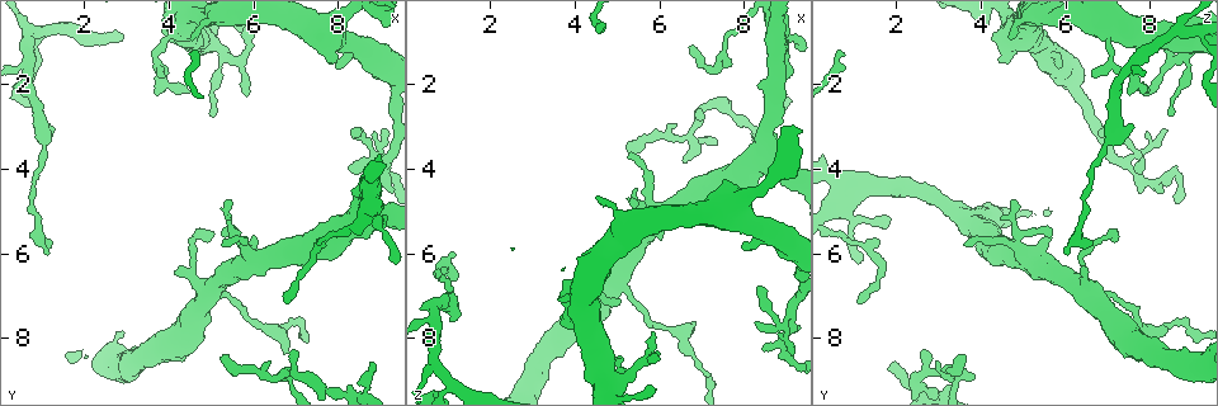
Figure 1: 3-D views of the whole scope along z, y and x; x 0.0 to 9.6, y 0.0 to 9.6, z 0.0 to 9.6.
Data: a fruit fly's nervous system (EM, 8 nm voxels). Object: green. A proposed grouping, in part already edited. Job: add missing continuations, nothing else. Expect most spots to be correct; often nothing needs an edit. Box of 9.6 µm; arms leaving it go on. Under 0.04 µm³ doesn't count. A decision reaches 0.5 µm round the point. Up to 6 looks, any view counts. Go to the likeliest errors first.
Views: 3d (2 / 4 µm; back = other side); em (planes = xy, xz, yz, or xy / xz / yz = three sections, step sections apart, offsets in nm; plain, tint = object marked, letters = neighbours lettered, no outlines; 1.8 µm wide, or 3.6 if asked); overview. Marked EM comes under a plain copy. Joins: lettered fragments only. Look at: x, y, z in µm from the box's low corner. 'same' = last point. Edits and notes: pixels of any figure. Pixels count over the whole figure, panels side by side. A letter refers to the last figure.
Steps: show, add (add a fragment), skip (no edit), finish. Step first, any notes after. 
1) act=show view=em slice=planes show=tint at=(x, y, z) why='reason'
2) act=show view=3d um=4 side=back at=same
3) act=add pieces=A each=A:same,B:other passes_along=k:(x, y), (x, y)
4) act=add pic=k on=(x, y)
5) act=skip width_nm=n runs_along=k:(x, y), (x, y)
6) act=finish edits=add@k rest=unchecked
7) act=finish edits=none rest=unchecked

act=show view=em um=3.6 slice=planes show=letters at=(5.30, 8.45, 3.60) why='branch stops here'

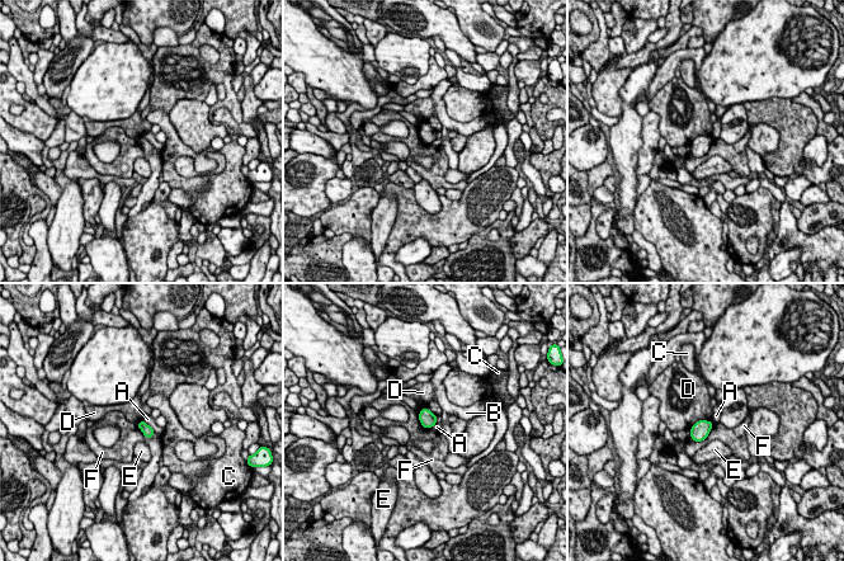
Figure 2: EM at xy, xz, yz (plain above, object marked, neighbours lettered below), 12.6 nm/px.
act=skip each=A:other,B:other,C:other,D:other,E:other,F:other found='no lettered fragment goes on from it'

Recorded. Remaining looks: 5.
act=show view=3d um=2 at=(1.15, 6.00, 6.05) why='tapers out'

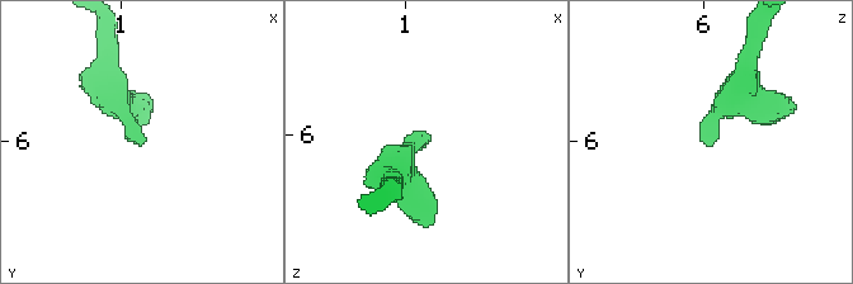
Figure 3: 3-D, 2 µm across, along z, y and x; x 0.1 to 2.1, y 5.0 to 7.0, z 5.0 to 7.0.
act=show view=em um=3.6 slice=yz step=8 show=tint at=(1.14, 6.04, 6.08) why='now the EM'

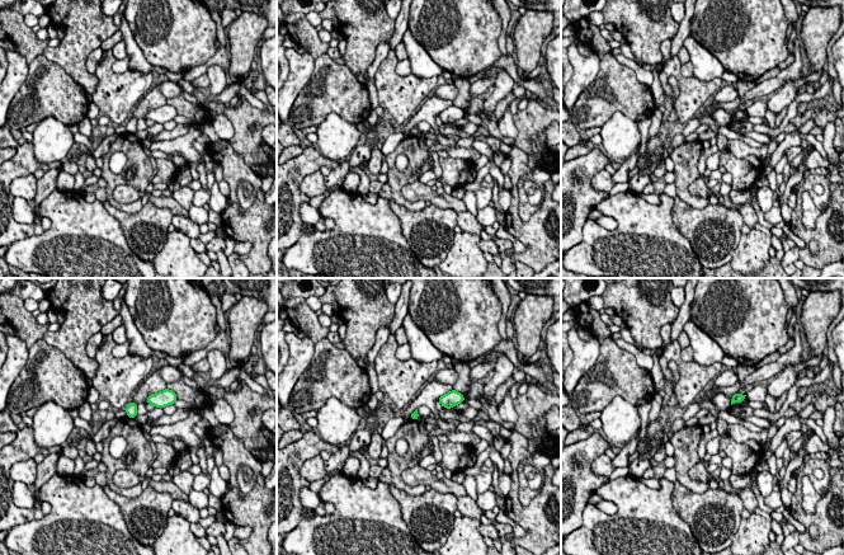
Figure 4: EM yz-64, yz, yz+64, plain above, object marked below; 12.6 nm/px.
act=show view=em um=3.6 slice=planes show=letters at=same why='cut it another way'

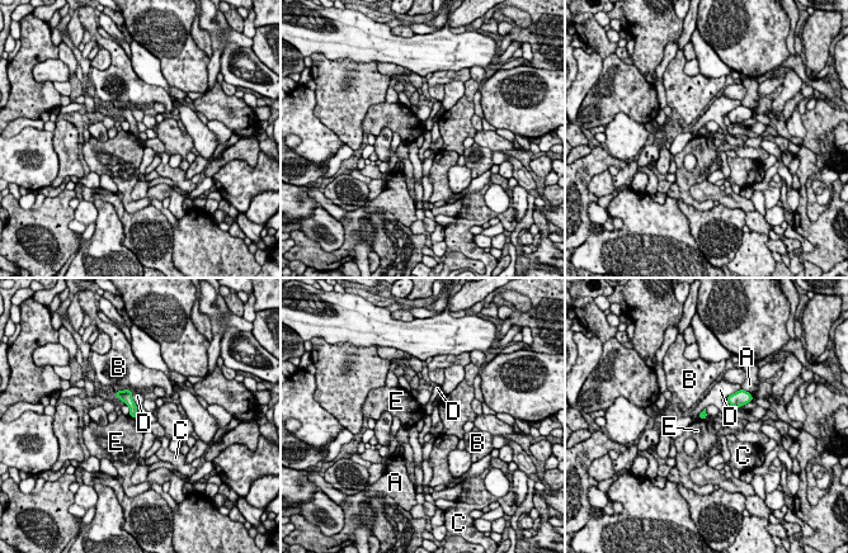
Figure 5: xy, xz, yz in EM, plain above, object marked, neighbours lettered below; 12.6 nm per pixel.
act=skip width_nm=100 each=A:other,B:other,C:other,D:other,E:other border=5:(700, 417), (703, 420) found='none of them fits'

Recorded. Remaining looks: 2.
act=show view=em slice=xz step=16 show=tint at=(6.95, 8.35, 2.60)

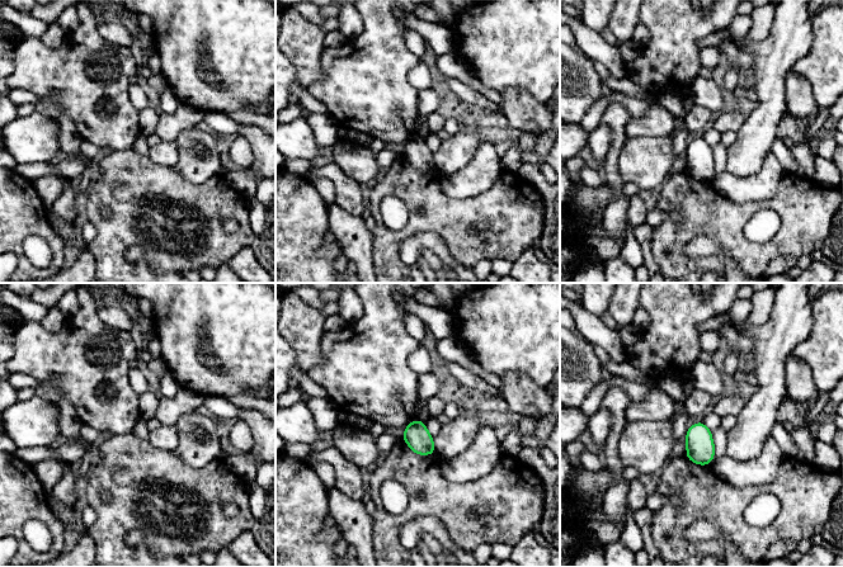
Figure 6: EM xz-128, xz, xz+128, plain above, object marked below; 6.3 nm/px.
act=show view=em slice=planes show=letters at=same

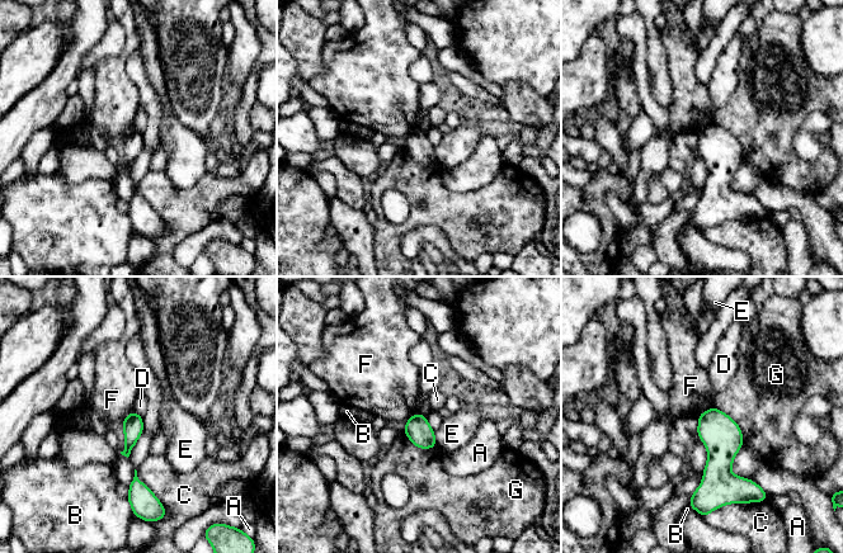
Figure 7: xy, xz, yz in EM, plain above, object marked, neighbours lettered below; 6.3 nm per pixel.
act=skip each=A:other,B:other,C:other,D:other,E:other,F:other,G:other border=7:(712, 406), (700, 414) found='no lettered fragment goes on from it'

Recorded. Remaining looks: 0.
act=finish edits=none rest=unchecked

